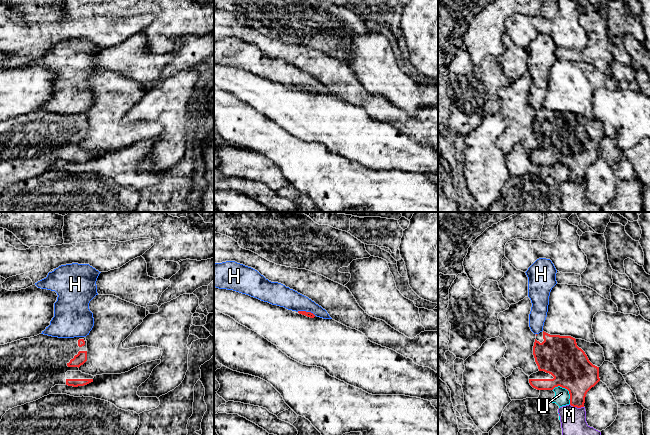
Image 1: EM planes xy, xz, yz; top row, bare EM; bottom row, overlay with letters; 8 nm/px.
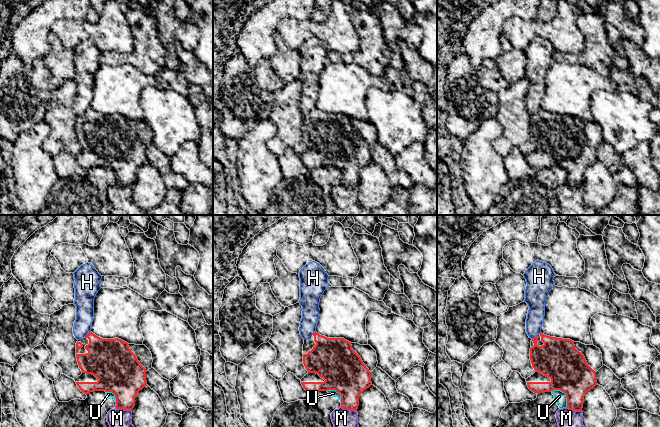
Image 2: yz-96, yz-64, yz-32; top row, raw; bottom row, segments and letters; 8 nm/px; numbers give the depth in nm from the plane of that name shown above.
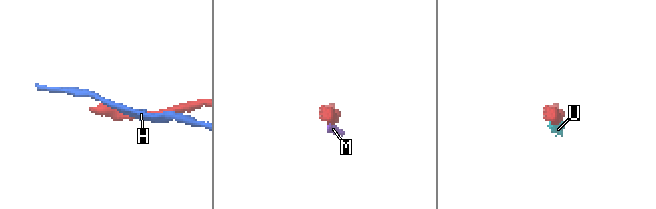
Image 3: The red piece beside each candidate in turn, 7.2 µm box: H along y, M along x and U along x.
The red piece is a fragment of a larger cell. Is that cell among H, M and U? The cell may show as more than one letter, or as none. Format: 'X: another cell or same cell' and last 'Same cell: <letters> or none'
H: another cell
M: another cell
U: another cell
Same cell: none

